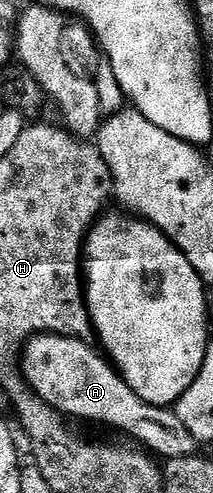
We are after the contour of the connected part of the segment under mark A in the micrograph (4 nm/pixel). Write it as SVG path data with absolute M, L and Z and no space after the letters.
M43 332L40 336L33 336L23 345L23 376L38 396L49 402L49 406L63 413L64 417L76 416L77 419L88 420L91 424L104 424L107 428L116 428L117 431L132 436L136 440L134 443L142 446L150 455L164 461L196 455L197 441L193 434L189 434L189 430L185 430L185 422L181 422L179 415L171 408L153 406L145 402L145 398L137 398L137 394L133 394L125 378L120 376L118 368L98 347L95 349L90 344L87 340L78 340L76 336L59 336L56 332Z

